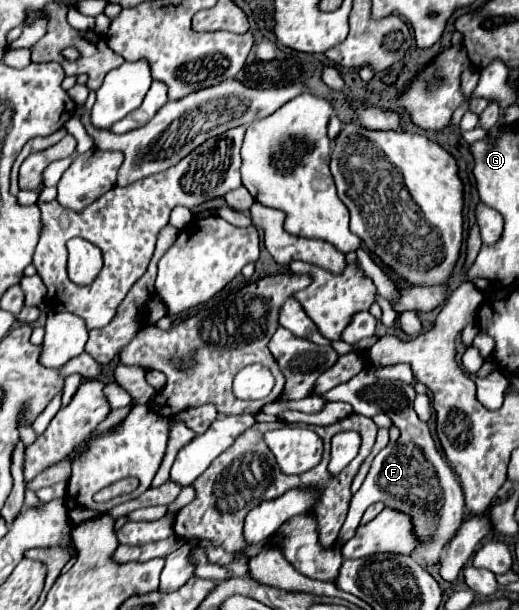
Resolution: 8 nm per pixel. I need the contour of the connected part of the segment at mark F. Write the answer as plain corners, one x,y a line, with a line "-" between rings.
373,367
367,371
355,375
351,381
337,385
335,389
327,391
323,397
329,401
345,401
353,405
353,411
359,415
367,415
369,407
383,407
383,411
391,417
393,425
399,427
401,437
397,443
389,443
375,459
373,465
359,489
359,493
353,495
351,507
347,513
347,519
341,529
341,541
349,541
359,523
361,523
361,497
371,497
373,503
381,501
387,507
399,509
403,513
409,513
415,519
415,533
421,537
423,545
411,555
415,561
419,561
423,567
431,567
441,559
443,547
451,541
455,531
461,525
463,509
465,509
465,499
461,485
457,477
453,475
447,459
439,453
429,427
419,421
415,409
413,409
413,399
415,399
415,389
407,383
401,381
387,381
387,379
375,379

